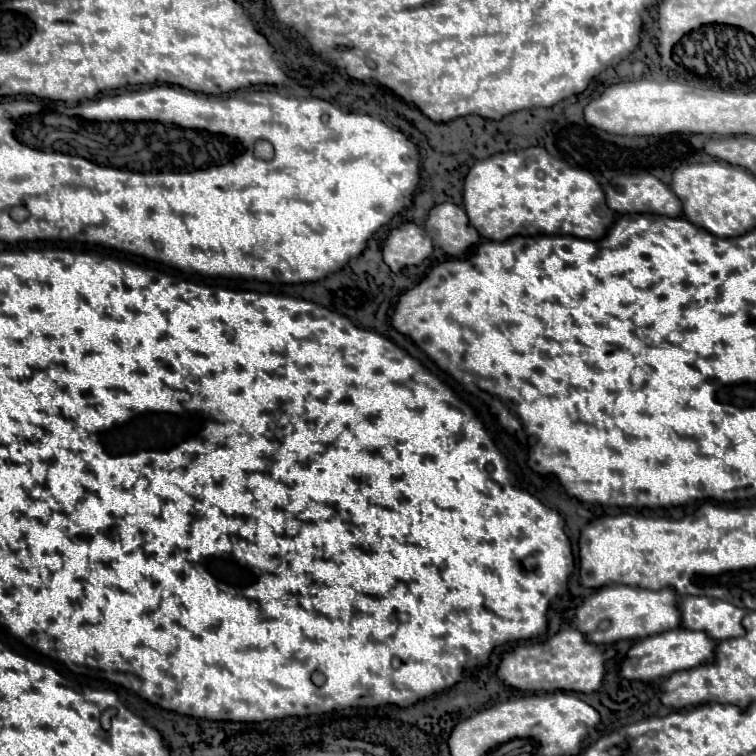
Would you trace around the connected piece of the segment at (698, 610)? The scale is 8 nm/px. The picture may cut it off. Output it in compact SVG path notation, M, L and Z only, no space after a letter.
M684 596L680 610L684 628L702 630L714 640L726 640L746 634L742 626L746 608L738 608L726 600L708 596Z

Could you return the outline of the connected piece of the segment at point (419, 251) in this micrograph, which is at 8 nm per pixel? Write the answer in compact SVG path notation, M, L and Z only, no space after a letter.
M416 224L394 228L388 234L382 250L384 262L394 274L402 274L402 270L408 266L420 266L432 252L432 238L428 238L428 234Z

